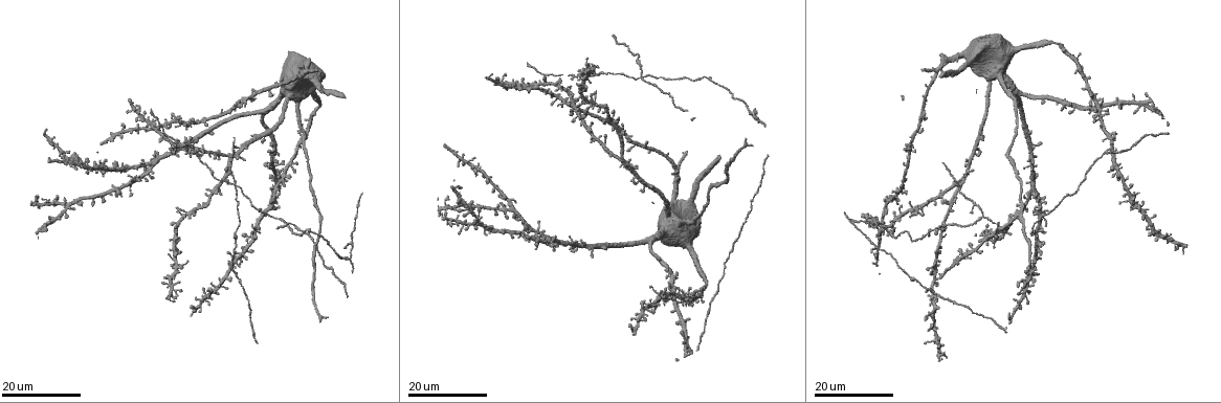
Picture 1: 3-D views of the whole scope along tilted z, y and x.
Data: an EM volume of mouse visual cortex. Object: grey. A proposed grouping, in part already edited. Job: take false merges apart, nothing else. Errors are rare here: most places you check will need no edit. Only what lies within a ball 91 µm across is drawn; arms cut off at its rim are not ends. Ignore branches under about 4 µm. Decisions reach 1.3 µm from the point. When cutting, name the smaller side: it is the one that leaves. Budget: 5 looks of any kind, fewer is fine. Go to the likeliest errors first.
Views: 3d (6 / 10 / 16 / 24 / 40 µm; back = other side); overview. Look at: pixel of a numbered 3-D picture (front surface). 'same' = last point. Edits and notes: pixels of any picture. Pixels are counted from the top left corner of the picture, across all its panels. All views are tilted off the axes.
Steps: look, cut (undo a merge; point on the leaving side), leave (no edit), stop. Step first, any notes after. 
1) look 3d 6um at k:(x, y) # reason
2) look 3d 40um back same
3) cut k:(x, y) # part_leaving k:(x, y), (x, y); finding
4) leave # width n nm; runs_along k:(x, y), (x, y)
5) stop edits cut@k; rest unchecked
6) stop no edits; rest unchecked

look 3d 24um at 1:(536, 85) # four or more arms meet

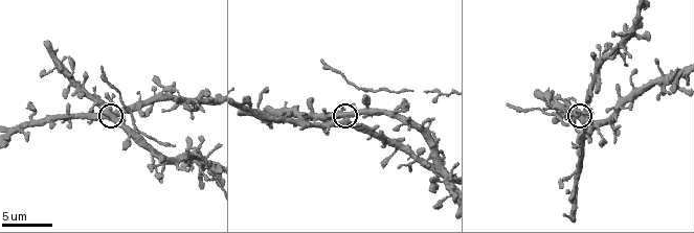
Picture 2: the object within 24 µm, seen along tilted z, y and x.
look 3d 10um at 2:(342, 115)

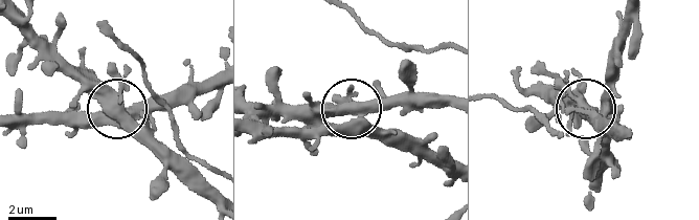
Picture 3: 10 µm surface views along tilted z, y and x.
leave # one neuron here

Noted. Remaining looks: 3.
look 3d 10um at 2:(177, 162) # four or more arms meet

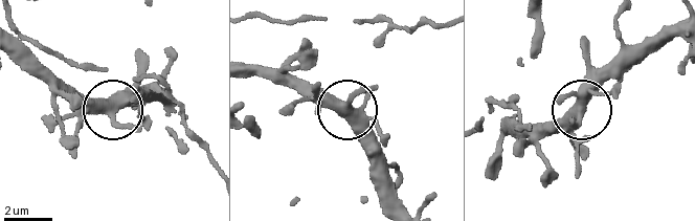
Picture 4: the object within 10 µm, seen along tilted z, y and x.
look 3d 6um at 4:(583, 105)

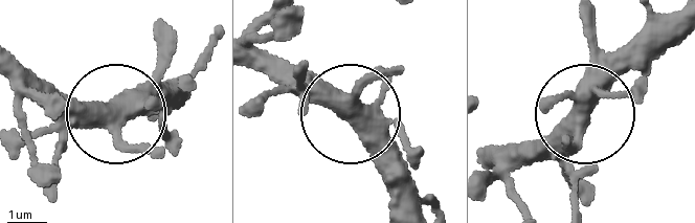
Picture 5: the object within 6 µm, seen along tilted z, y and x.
leave # width 400 nm; runs_along 5:(400, 201), (351, 120), (250, 68); continuous, no second neuron

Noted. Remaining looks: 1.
look 3d 10um at 2:(206, 166) # thin neck

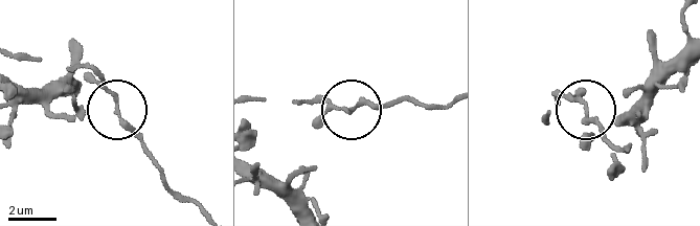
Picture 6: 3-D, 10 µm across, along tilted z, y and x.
leave # width 160 nm; runs_along 6:(307, 203), (302, 183), (323, 121), (340, 109), (400, 102); all the same neuron

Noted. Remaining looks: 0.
stop no edits; rest unchecked

